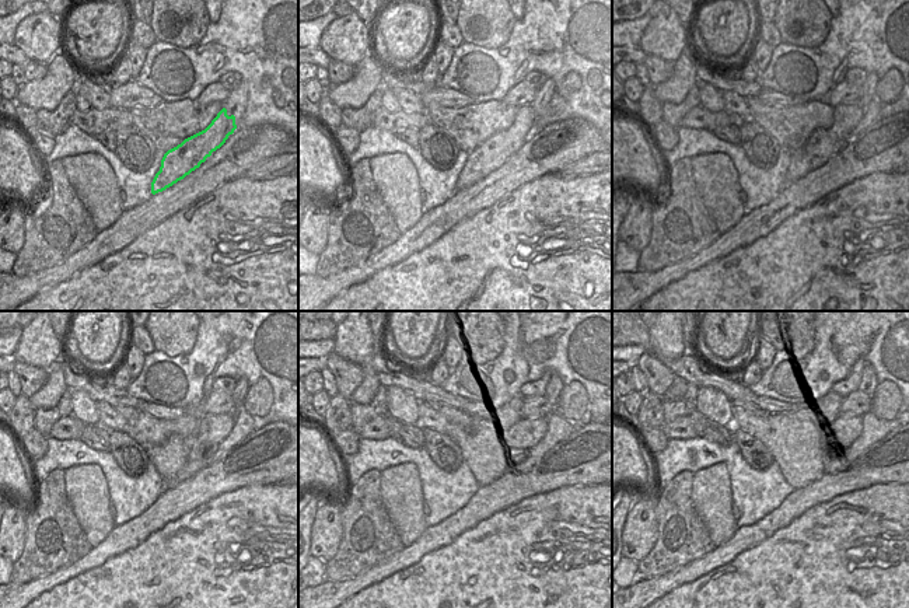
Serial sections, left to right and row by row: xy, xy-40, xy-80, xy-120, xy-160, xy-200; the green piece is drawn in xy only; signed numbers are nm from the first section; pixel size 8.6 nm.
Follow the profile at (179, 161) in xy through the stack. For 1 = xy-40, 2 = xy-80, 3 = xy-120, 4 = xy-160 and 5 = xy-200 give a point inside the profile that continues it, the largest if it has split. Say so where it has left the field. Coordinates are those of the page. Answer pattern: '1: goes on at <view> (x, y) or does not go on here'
1: goes on at xy-40 (490, 156)
2: goes on at xy-80 (822, 144)
3: goes on at xy-120 (213, 429)
4: goes on at xy-160 (523, 434)
5: goes on at xy-200 (843, 430)

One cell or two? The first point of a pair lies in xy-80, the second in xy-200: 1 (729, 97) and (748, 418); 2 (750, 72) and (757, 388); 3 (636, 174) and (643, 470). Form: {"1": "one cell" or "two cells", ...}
{"1": "one cell", "2": "two cells", "3": "one cell"}

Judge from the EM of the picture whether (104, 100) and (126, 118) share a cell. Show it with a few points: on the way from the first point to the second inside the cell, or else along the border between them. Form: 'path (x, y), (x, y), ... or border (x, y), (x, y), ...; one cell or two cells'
border (111, 107), (102, 109), (91, 108); two cells

